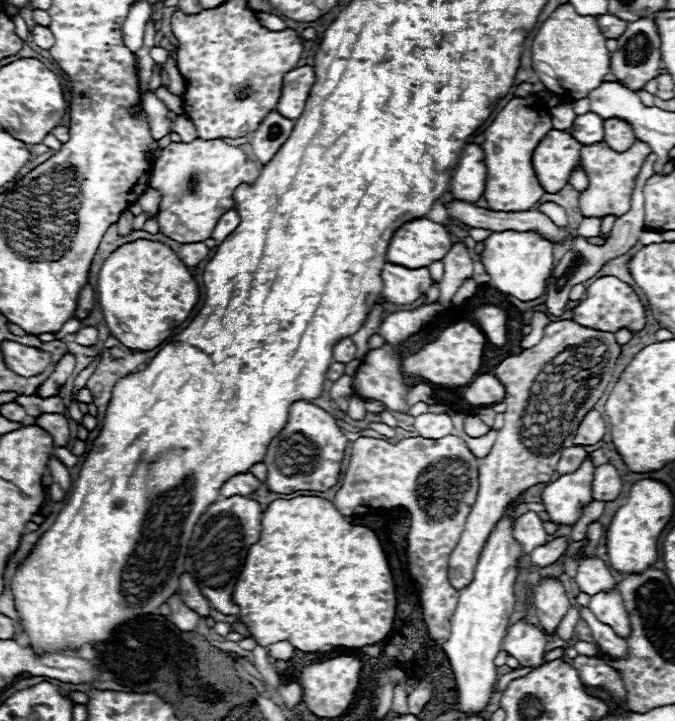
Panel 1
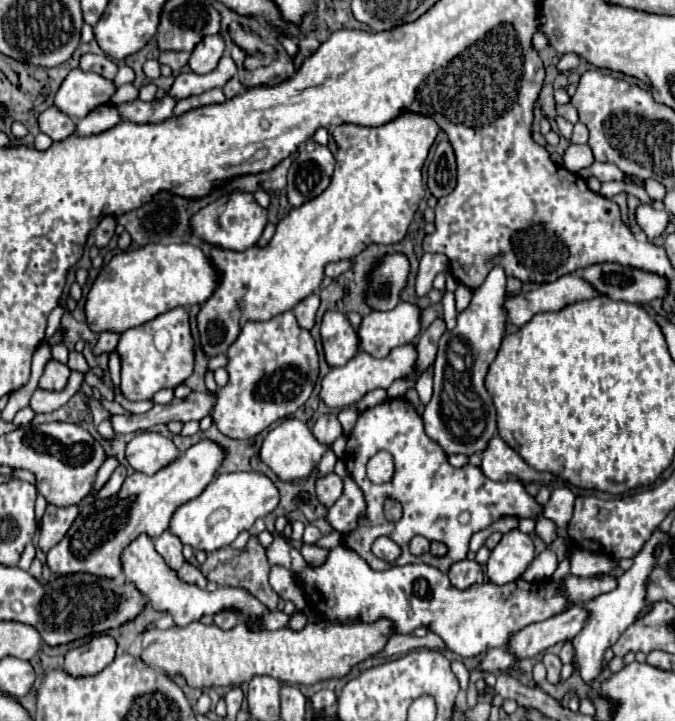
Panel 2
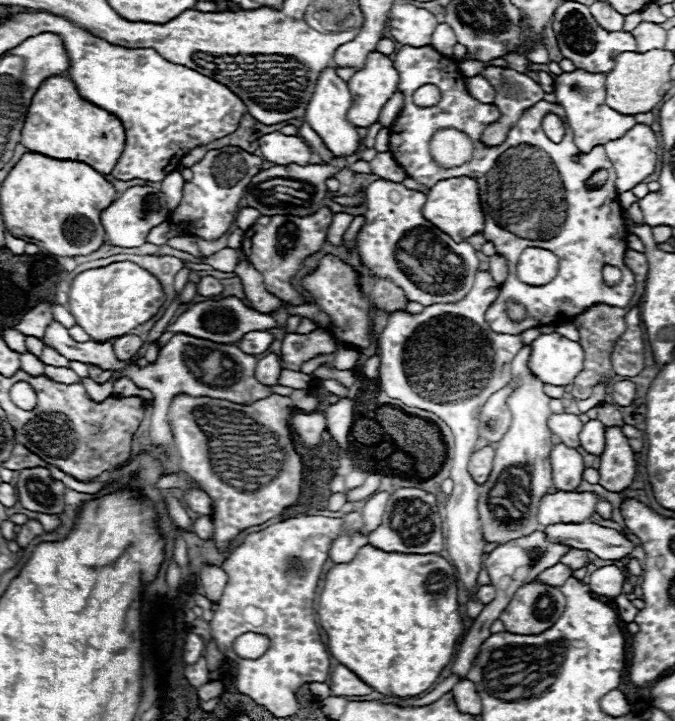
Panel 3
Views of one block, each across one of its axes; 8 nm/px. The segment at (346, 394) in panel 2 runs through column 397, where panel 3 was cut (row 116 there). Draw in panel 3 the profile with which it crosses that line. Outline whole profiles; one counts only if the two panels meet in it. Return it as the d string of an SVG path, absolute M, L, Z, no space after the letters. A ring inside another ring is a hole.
M372 52L366 60L366 68L354 72L348 80L348 88L352 94L348 120L358 128L370 128L378 122L390 96L398 90L398 72L388 56Z

